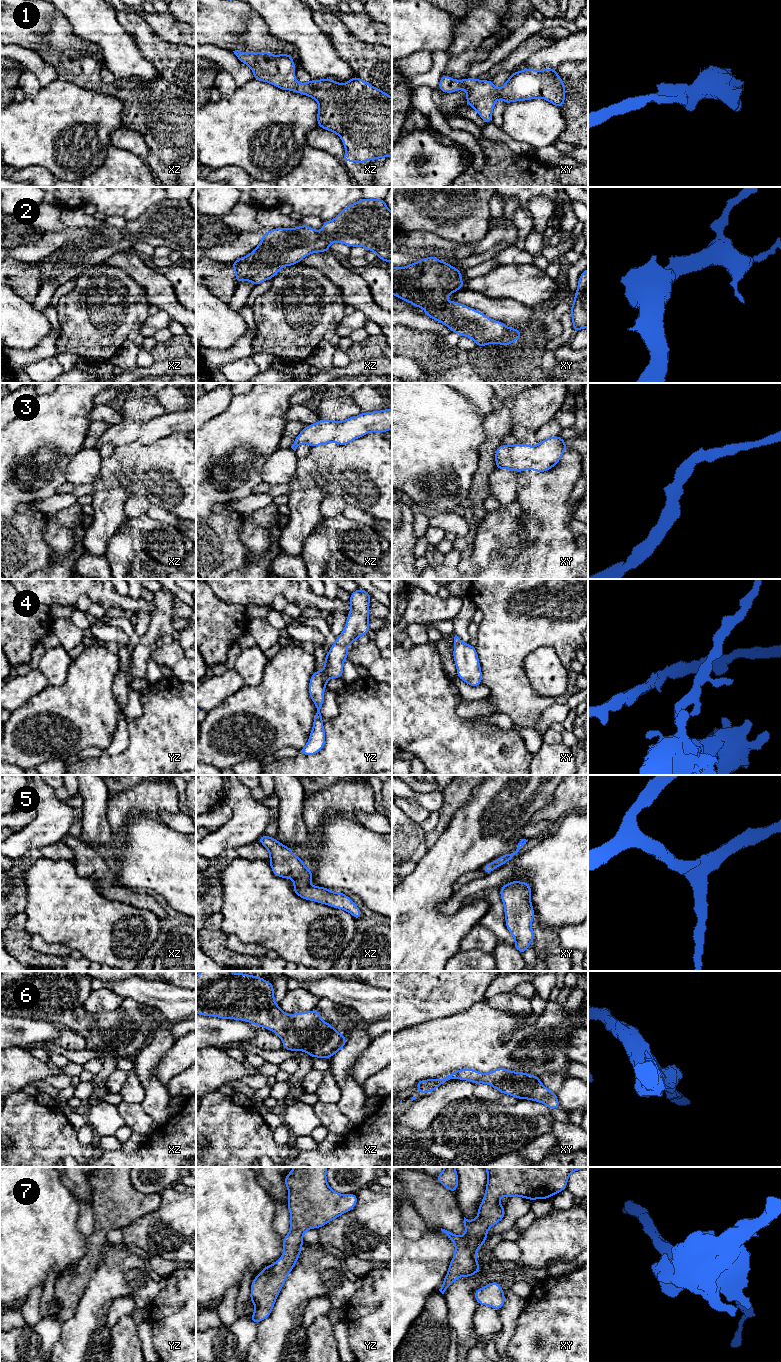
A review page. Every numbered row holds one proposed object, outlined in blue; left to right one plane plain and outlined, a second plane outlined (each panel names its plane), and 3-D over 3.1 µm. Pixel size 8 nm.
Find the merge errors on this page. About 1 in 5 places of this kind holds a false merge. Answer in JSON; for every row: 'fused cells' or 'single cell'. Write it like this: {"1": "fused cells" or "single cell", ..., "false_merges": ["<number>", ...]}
{"1": "single cell", "2": "single cell", "3": "single cell", "4": "single cell", "5": "single cell", "6": "single cell", "7": "single cell", "false_merges": []}

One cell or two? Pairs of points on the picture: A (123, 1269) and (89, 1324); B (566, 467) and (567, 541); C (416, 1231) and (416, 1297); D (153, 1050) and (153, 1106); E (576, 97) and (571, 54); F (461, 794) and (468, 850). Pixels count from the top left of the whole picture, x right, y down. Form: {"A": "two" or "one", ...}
{"A": "one", "B": "one", "C": "two", "D": "one", "E": "two", "F": "two"}

